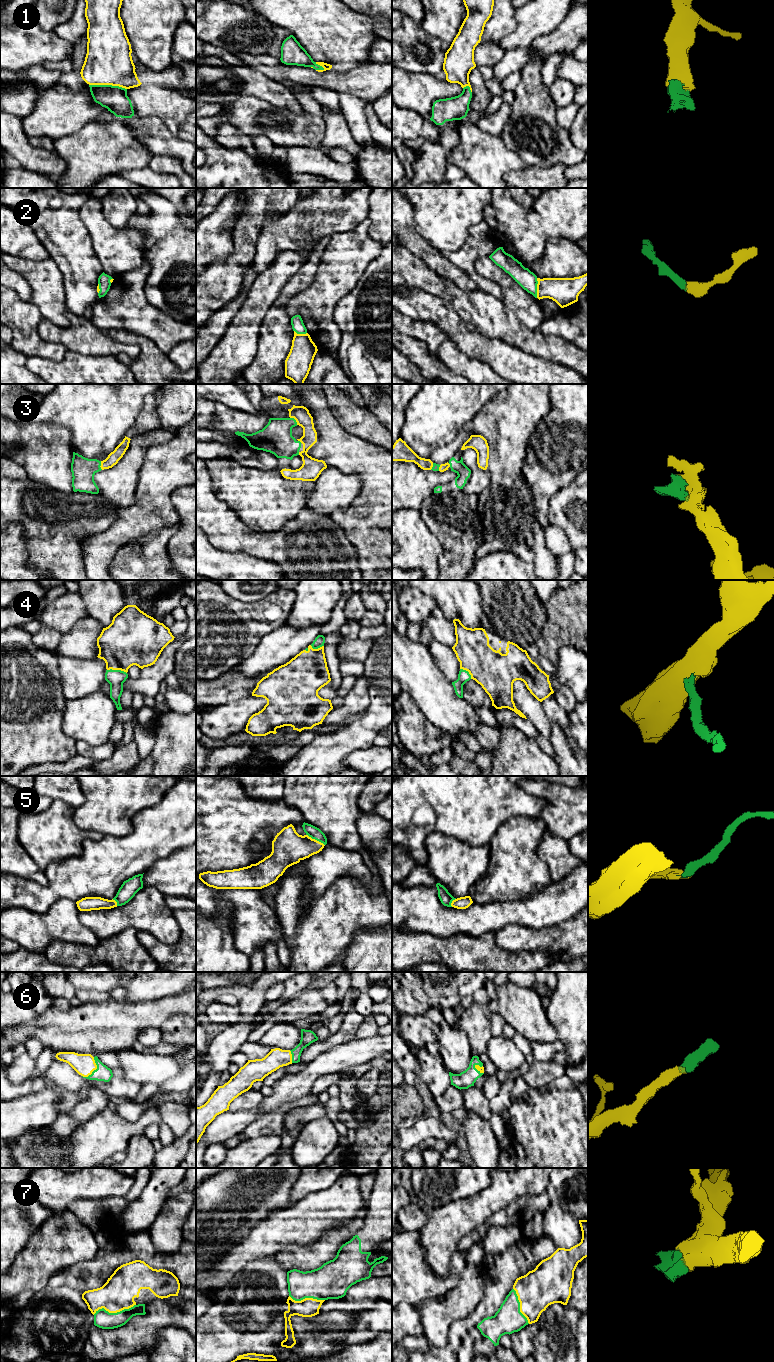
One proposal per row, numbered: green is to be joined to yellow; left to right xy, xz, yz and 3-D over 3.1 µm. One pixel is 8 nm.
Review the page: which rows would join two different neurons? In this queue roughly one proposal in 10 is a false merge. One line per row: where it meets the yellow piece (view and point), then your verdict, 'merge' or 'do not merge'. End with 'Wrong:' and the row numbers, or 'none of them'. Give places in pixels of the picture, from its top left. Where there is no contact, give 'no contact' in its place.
1: contact xy (108, 84); merge
2: contact yz (537, 288); merge
3: contact xz (295, 419); merge
4: contact xy (117, 669); merge
5: contact xz (314, 839); merge
6: contact xy (95, 1069); merge
7: contact xy (114, 1312); merge
Wrong: none of them

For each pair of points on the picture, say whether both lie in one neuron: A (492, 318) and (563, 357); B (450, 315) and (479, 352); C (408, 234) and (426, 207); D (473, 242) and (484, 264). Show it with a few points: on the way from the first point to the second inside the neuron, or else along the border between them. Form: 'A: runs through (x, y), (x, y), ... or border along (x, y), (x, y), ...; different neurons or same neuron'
A: runs through (510, 329), (530, 341), (545, 346); same neuron
B: runs through (452, 324), (471, 343); same neuron
C: border along (409, 203), (413, 213), (413, 227), (429, 243); different neurons
D: border along (480, 257), (474, 269), (490, 280); different neurons

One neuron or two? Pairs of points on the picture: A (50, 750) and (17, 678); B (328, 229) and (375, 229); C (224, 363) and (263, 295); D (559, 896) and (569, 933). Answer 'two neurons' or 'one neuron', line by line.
A: one neuron
B: two neurons
C: one neuron
D: two neurons

